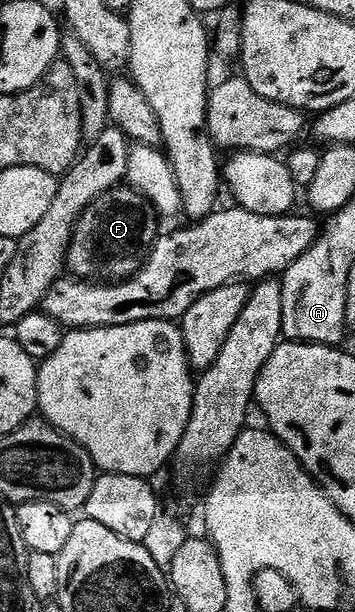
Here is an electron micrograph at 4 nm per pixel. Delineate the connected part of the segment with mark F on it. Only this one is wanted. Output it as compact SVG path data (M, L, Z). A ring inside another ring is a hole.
M117 187L102 194L76 224L68 247L67 272L73 278L93 283L115 283L132 277L143 267L156 244L161 232L159 223L156 210L135 189Z

